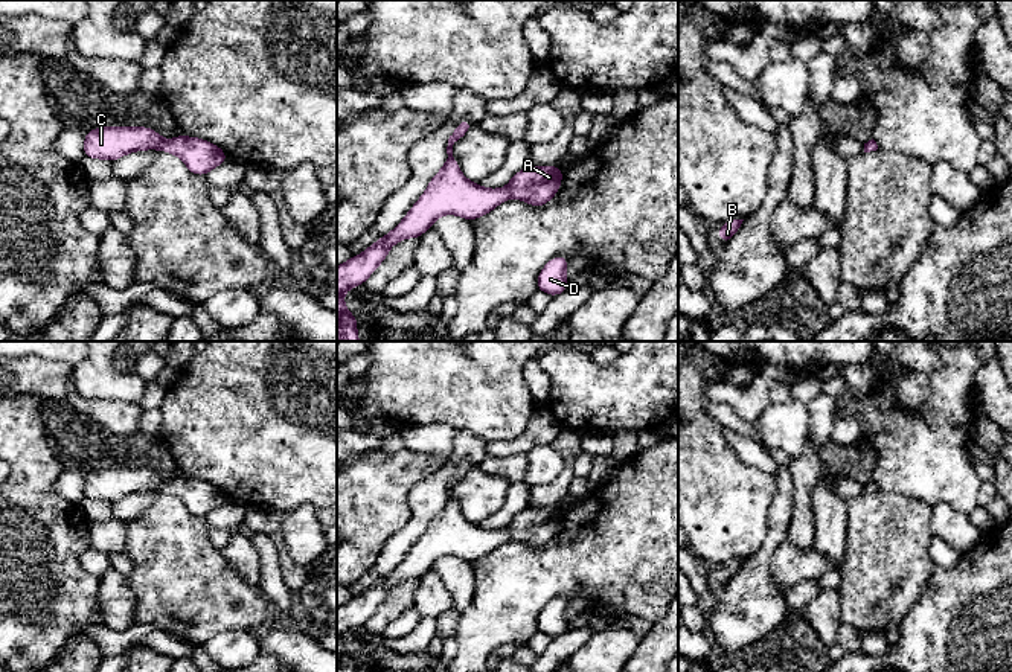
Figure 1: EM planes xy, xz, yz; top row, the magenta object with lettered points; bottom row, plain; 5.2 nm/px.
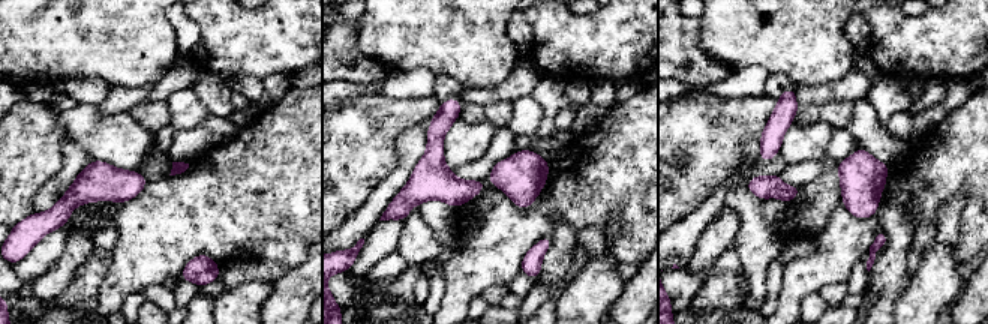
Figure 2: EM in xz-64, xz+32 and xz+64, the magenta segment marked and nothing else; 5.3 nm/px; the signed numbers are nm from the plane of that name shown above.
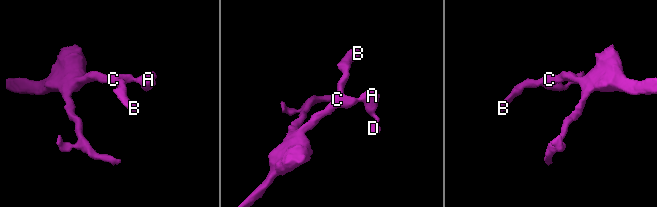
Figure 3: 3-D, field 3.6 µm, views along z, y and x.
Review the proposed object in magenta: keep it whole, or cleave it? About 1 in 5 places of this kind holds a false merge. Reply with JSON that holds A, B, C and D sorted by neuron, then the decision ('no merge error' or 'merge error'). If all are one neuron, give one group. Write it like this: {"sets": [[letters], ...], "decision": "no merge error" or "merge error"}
{"sets": [["A", "B", "C", "D"]], "decision": "no merge error"}

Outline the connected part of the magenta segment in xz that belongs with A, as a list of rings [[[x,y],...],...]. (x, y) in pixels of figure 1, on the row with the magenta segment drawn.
[[[463,119],[451,133],[447,146],[447,163],[433,177],[405,218],[361,254],[337,267],[337,341],[360,341],[357,335],[358,320],[347,311],[343,294],[357,285],[363,285],[384,261],[393,244],[405,238],[421,238],[442,215],[453,213],[472,221],[486,215],[509,197],[543,207],[559,190],[562,180],[559,166],[540,168],[529,165],[517,172],[503,189],[486,189],[466,180],[453,155],[453,145],[472,125],[469,119]]]

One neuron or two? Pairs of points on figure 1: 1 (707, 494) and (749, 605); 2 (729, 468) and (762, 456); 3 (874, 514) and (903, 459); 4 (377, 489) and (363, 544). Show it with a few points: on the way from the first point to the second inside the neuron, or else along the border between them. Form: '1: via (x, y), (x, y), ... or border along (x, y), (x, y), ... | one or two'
1: border along (767, 532), (762, 544), (744, 561) | two
2: border along (724, 432), (726, 442), (744, 462), (773, 474) | two
3: border along (878, 489), (912, 496), (919, 500) | two
4: via (365, 503), (363, 531) | one

